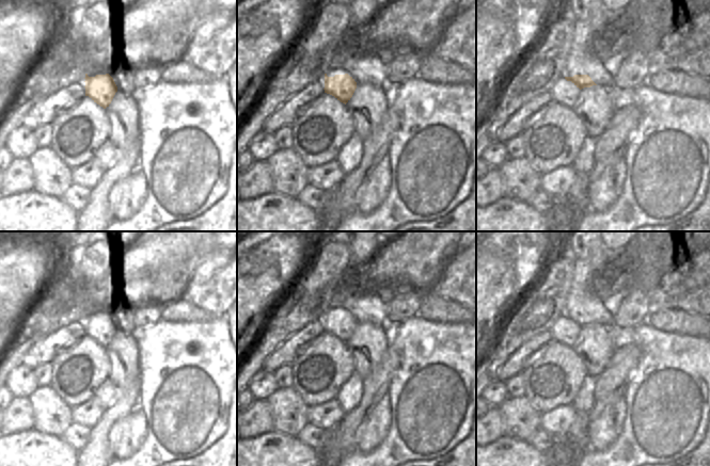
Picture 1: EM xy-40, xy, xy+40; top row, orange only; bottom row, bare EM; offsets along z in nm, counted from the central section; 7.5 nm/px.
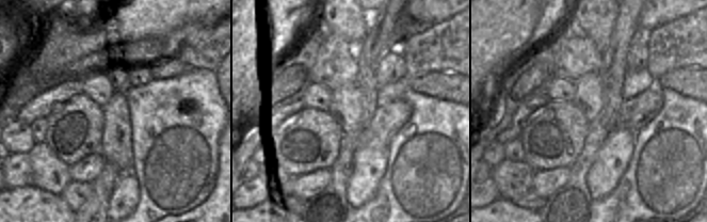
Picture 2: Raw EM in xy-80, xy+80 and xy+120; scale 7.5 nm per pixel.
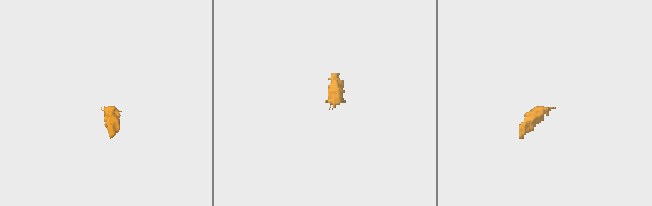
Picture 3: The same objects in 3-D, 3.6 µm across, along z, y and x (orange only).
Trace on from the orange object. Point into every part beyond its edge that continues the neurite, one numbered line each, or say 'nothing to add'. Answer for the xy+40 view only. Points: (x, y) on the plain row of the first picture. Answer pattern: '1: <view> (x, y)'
1: xy+40 (564, 331).

